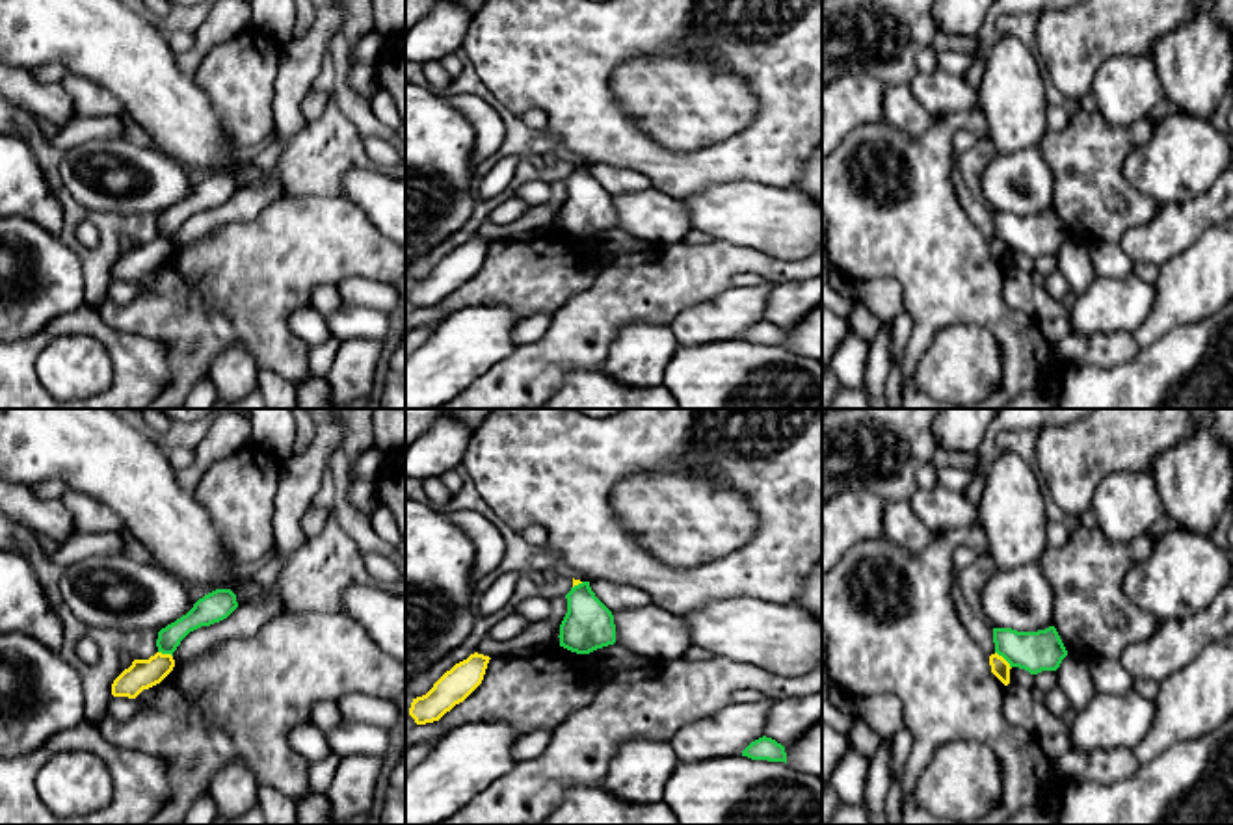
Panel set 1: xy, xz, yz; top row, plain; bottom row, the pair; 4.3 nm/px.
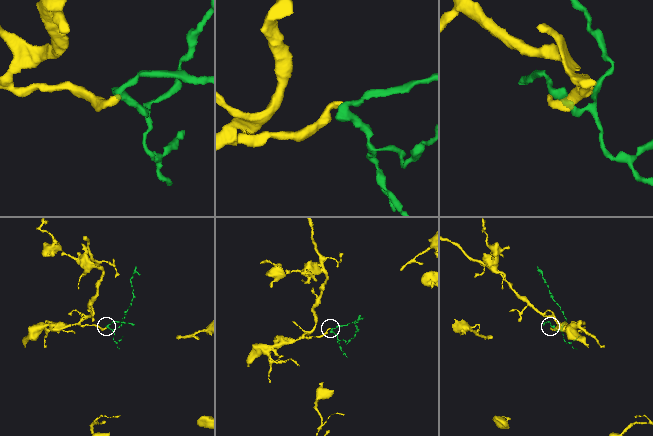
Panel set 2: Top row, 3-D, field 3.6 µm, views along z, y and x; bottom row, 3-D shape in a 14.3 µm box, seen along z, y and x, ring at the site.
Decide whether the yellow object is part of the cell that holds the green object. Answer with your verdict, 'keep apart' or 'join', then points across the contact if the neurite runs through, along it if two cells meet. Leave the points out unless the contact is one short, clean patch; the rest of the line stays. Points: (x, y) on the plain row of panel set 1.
keep apart | along yz (995, 235), (1010, 251)

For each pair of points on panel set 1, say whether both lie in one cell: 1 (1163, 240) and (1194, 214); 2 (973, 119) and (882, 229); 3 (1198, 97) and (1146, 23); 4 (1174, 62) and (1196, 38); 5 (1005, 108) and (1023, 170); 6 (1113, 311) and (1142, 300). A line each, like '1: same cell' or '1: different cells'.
1: same cell
2: same cell
3: different cells
4: same cell
5: different cells
6: same cell

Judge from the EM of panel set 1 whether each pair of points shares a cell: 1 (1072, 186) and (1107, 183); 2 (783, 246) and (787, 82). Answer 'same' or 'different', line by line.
1: same
2: different

